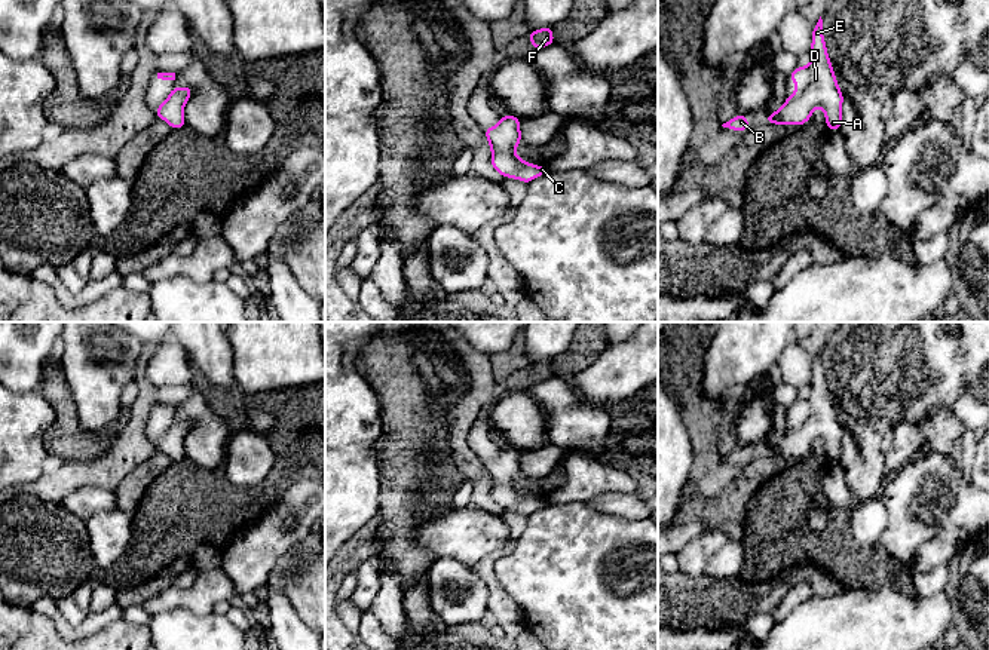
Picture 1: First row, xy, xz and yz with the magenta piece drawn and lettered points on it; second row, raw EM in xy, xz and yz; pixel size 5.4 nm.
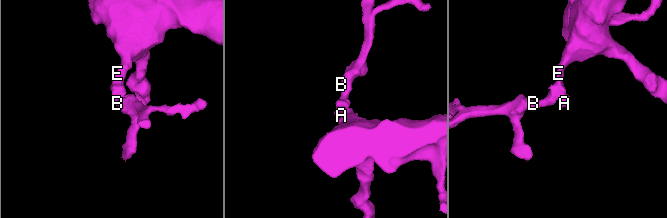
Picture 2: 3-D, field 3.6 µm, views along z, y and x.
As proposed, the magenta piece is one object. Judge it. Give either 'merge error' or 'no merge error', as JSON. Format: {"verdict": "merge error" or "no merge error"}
{"verdict": "no merge error"}

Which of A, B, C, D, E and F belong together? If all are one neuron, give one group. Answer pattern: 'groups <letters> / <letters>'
groups A B C D E F

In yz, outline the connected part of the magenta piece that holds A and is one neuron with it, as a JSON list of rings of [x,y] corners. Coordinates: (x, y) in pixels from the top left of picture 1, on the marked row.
[[[821,16],[812,27],[809,53],[811,62],[787,76],[796,82],[794,93],[774,114],[766,114],[765,123],[803,126],[820,107],[824,110],[829,132],[841,129],[843,93],[827,55]]]

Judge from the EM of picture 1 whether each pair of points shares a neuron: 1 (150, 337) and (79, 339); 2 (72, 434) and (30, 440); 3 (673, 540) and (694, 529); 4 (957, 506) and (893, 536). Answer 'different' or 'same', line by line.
1: different
2: different
3: same
4: same

